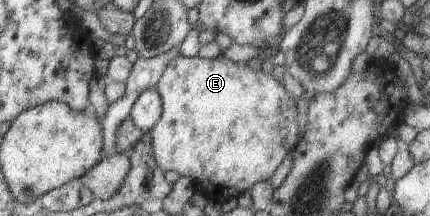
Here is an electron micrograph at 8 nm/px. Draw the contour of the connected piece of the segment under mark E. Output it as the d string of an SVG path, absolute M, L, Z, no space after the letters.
M180 55L174 60L171 60L170 64L167 64L155 89L162 103L162 114L155 126L148 131L151 138L150 142L154 160L161 171L167 172L173 170L178 173L180 177L195 180L195 182L201 184L207 192L209 192L209 190L217 190L223 198L229 199L229 196L230 198L234 196L239 197L245 190L248 190L257 182L268 180L277 166L281 164L286 154L294 149L297 144L297 124L295 121L295 106L297 100L289 97L284 90L284 86L280 82L277 82L271 74L263 74L261 70L256 72L249 68L246 63L247 62L242 61L231 62L219 57L214 60L207 60L201 59L197 55L195 57L183 57Z

